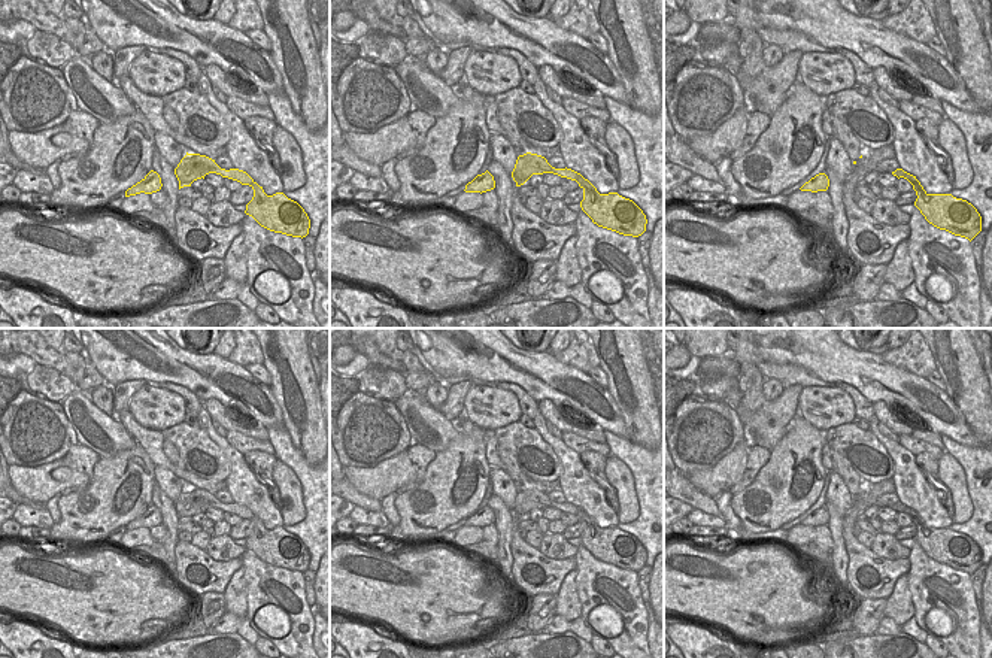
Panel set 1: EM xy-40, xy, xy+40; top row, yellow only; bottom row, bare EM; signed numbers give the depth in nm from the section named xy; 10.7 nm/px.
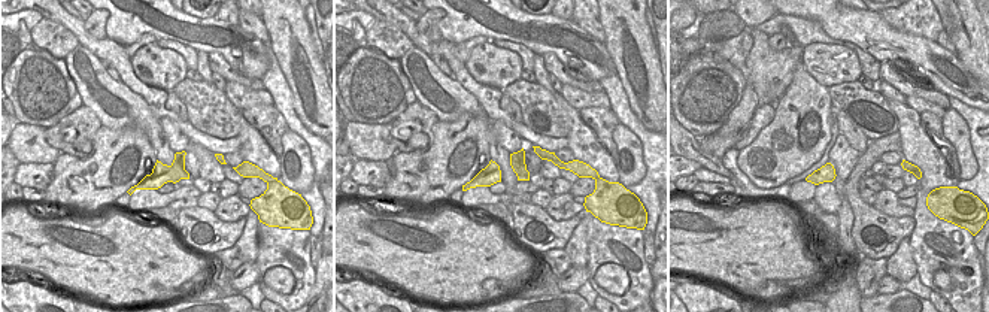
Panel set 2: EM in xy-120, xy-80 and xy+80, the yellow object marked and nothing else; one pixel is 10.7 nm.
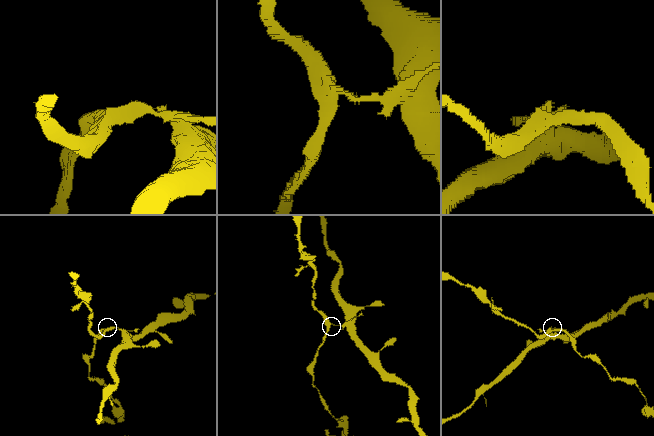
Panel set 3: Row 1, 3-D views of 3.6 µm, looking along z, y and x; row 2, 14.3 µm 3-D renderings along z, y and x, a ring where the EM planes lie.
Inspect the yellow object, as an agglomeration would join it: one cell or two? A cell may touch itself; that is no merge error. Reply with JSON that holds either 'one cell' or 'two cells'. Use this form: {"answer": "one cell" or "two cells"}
{"answer": "two cells"}

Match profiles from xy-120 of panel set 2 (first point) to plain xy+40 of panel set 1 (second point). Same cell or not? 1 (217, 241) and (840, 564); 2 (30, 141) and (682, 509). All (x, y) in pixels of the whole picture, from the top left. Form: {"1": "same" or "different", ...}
{"1": "different", "2": "different"}

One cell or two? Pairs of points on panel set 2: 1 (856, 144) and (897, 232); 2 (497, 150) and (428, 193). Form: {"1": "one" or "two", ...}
{"1": "two", "2": "two"}

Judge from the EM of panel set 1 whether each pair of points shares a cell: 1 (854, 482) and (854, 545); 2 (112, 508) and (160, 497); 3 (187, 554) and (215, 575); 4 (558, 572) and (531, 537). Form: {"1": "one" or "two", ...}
{"1": "two", "2": "two", "3": "one", "4": "two"}

